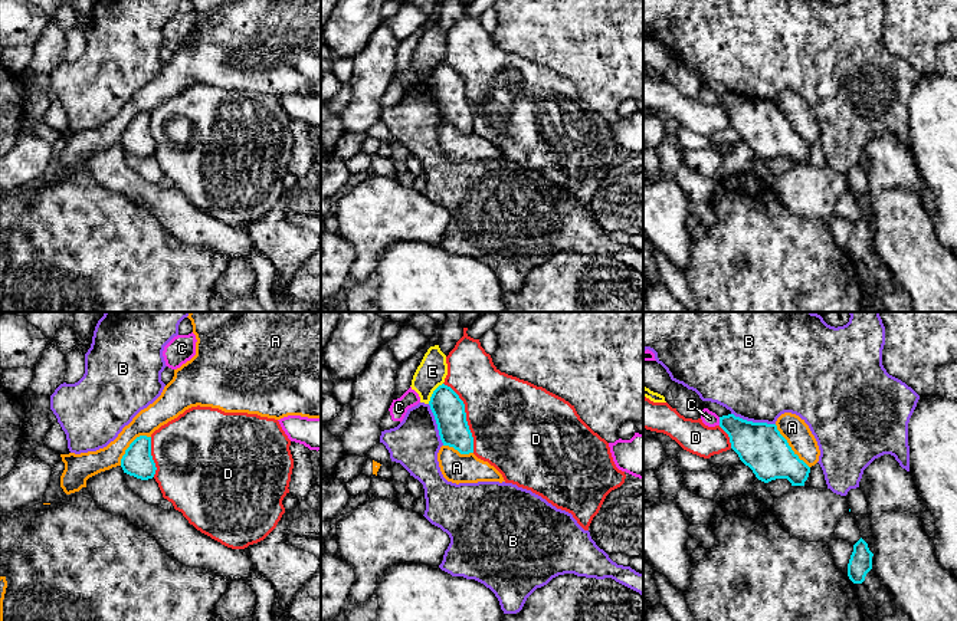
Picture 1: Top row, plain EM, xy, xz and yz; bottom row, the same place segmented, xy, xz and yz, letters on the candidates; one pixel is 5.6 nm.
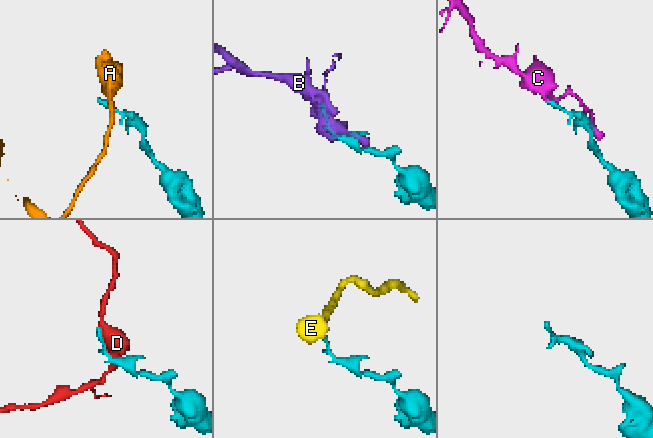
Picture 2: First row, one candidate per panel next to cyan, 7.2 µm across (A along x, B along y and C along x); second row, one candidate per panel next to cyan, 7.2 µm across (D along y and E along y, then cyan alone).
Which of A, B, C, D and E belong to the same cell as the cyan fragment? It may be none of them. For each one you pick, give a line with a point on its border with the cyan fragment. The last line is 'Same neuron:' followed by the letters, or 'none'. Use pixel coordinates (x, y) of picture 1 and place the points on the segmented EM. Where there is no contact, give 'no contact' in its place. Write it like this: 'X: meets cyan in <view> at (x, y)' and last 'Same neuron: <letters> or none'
Same neuron: none

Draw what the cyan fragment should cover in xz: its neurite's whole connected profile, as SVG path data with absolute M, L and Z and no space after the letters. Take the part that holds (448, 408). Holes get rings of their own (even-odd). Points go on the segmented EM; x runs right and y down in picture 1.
M439 385L429 401L443 446L453 447L461 454L473 453L473 437L469 430L465 404L448 385Z

